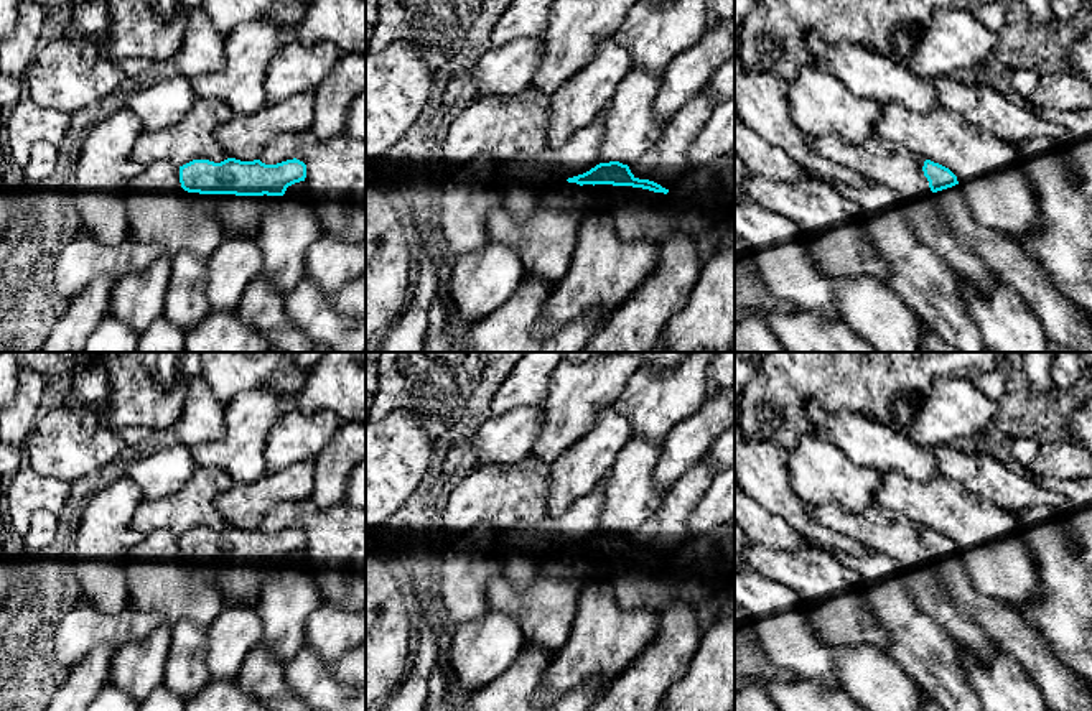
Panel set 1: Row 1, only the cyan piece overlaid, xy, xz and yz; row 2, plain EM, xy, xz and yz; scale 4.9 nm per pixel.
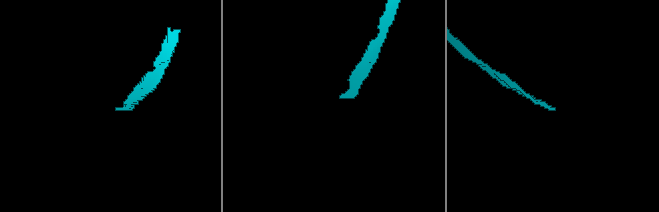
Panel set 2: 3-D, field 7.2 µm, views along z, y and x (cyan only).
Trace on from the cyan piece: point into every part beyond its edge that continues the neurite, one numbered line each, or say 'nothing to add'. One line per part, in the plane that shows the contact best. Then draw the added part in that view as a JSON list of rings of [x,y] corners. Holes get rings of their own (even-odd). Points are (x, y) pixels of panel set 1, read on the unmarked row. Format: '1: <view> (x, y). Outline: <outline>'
1: xz (564, 565). Outline: [[[555,551],[548,553],[540,568],[539,576],[585,583],[588,579],[606,579],[609,583],[626,576],[659,576],[665,568],[664,561],[654,561],[632,555],[613,553],[576,553]]]

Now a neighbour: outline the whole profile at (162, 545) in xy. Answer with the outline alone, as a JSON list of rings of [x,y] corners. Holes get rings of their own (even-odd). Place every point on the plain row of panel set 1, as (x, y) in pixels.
[[[145,533],[125,561],[130,604],[161,616],[173,627],[186,619],[206,629],[224,609],[221,592],[181,556],[180,535]]]

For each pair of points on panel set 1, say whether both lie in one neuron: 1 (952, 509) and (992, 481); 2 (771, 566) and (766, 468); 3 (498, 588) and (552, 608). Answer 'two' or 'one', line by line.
1: two
2: two
3: one

